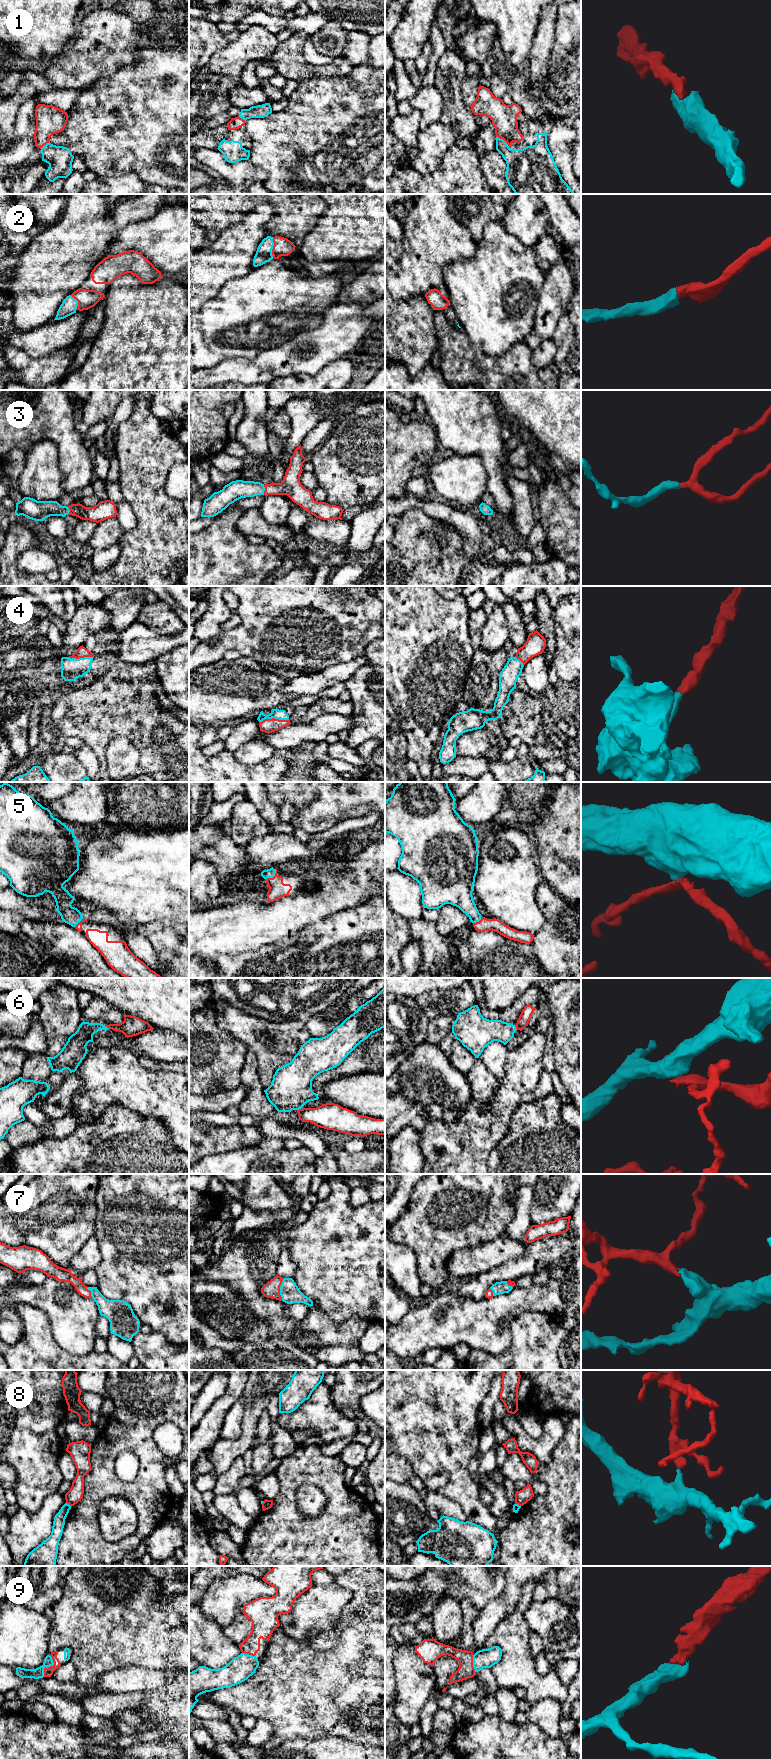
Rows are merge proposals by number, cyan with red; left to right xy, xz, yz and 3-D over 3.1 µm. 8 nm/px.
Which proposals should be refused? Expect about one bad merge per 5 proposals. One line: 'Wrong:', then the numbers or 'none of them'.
Wrong: 6, 8

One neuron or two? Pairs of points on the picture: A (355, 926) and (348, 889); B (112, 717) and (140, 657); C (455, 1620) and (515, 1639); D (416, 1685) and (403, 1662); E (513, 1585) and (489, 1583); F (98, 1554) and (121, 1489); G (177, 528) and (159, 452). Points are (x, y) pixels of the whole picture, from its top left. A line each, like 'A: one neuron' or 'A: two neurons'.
A: two neurons
B: two neurons
C: two neurons
D: one neuron
E: two neurons
F: one neuron
G: one neuron

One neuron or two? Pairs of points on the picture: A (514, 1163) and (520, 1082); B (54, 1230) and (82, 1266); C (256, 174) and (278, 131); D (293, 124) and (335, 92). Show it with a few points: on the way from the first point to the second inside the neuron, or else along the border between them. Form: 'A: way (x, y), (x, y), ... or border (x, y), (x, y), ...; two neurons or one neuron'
A: border (522, 1102), (512, 1115), (508, 1127); two neurons
B: border (89, 1237), (73, 1256), (69, 1268); two neurons
C: border (253, 164), (266, 173), (266, 179), (263, 182); two neurons
D: way (303, 124), (325, 102); one neuron

